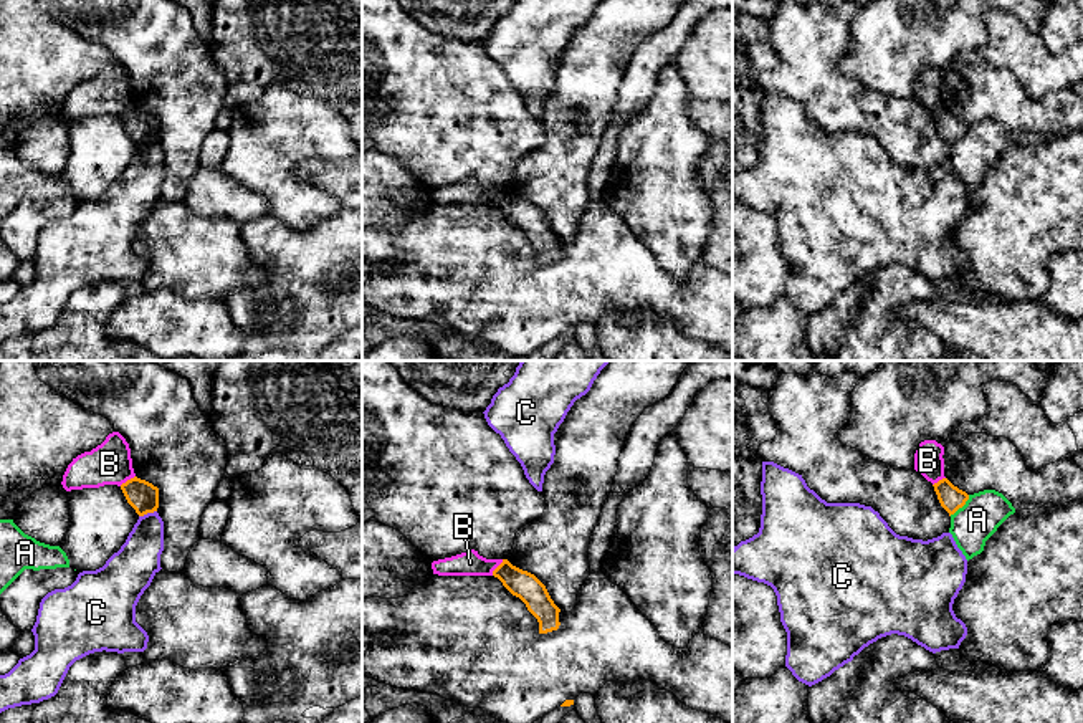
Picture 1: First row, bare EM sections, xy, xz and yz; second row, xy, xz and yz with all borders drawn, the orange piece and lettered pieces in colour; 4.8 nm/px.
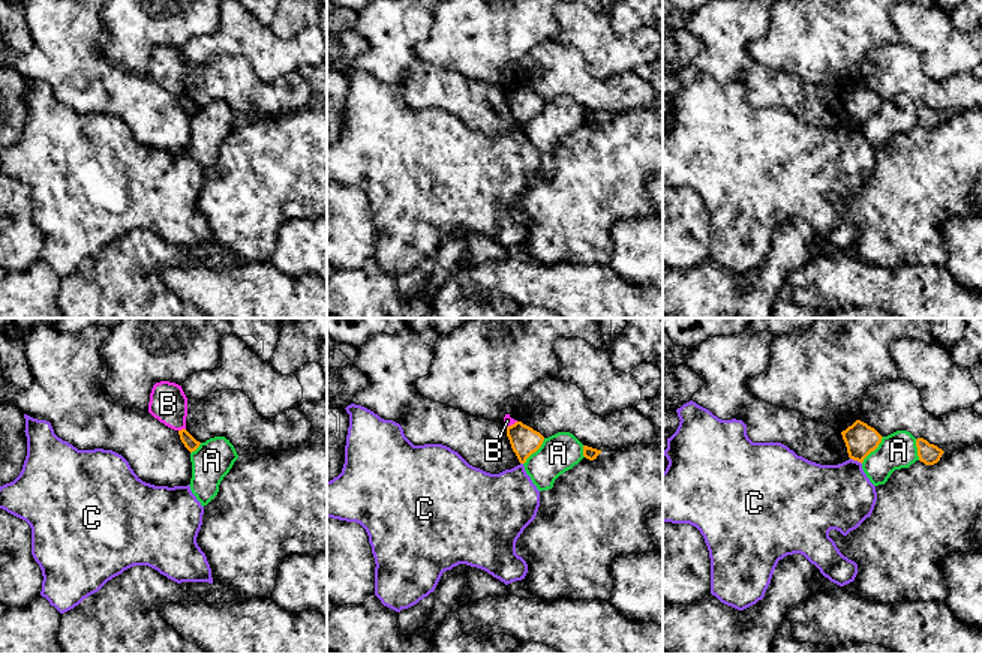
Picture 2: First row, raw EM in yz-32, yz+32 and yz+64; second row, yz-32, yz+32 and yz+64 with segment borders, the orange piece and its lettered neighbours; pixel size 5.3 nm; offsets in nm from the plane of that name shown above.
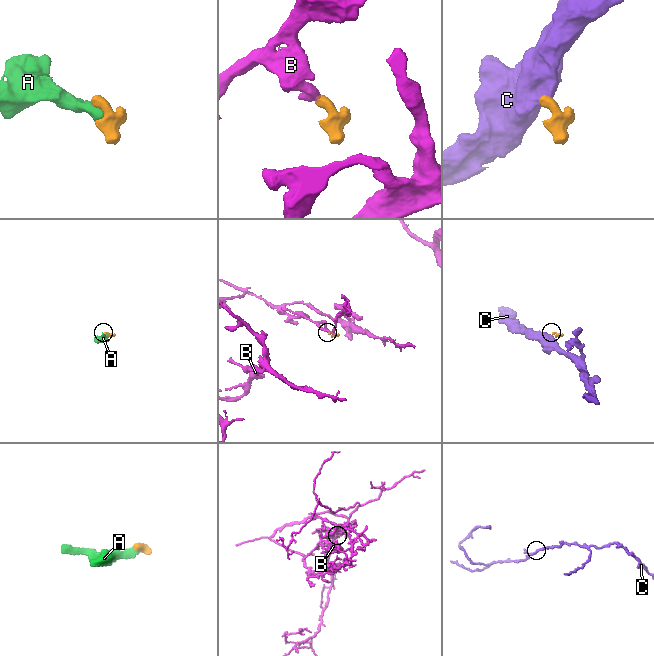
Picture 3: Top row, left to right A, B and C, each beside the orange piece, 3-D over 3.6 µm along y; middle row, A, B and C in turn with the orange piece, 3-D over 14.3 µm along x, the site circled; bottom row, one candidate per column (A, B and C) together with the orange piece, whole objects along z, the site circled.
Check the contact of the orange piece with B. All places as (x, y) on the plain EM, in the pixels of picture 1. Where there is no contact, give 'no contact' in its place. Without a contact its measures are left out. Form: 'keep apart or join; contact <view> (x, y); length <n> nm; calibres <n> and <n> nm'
keep apart; contact xz (496, 197); length 100 nm; calibres 140 and 120 nm

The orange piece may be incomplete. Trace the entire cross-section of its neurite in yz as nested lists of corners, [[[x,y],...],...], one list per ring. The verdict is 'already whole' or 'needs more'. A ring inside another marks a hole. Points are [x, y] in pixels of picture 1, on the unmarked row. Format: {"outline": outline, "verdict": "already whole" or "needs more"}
{"outline": [[[947,108],[933,116],[941,136],[951,146],[949,162],[967,190],[980,184],[985,170],[1015,142],[1012,132],[995,119],[967,124]]], "verdict": "needs more"}

